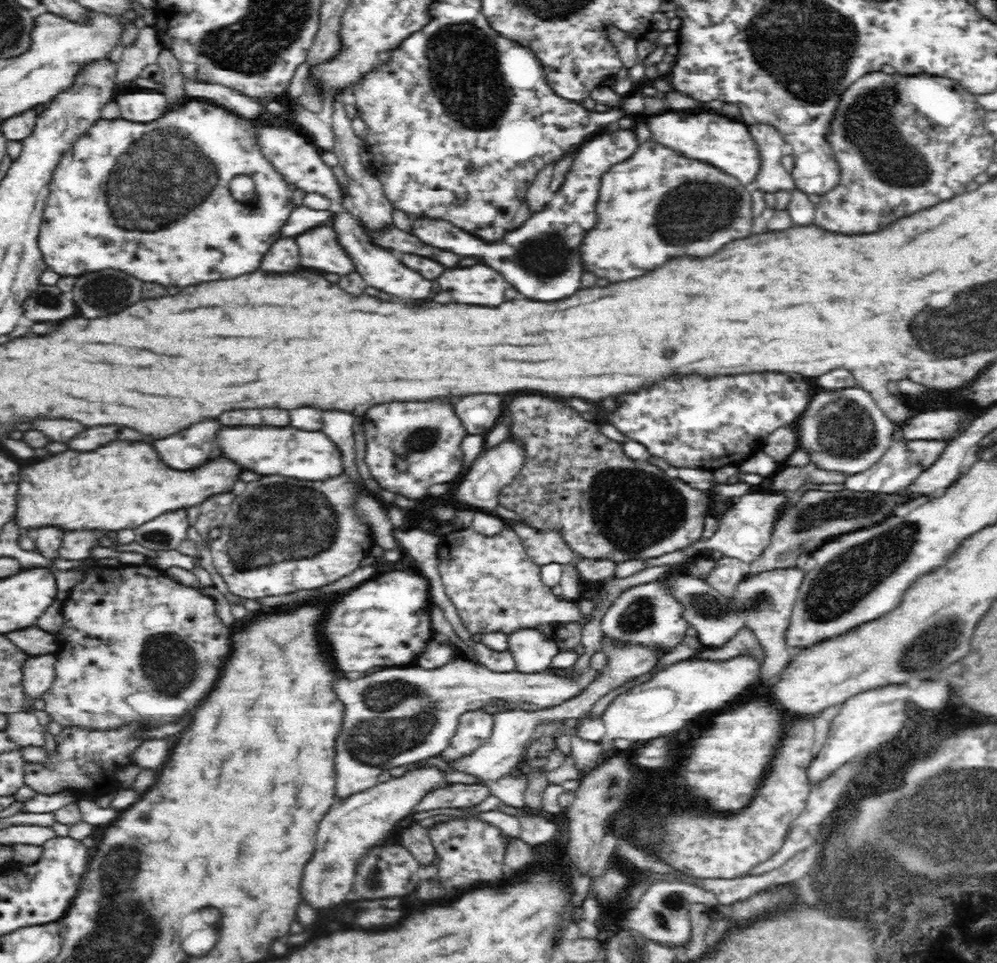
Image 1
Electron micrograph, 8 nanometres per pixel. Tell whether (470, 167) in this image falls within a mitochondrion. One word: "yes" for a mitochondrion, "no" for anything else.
yes

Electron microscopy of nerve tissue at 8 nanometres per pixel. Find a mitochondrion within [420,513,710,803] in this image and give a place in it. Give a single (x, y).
(639, 615)

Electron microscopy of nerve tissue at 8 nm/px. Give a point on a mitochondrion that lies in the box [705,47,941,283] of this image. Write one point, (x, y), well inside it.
(867, 124)

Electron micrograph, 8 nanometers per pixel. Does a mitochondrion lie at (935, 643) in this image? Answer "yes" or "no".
yes

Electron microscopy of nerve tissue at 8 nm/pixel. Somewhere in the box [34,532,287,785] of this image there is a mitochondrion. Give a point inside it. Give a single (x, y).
(169, 663)

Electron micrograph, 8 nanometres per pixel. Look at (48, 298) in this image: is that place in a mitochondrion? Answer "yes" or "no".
yes

